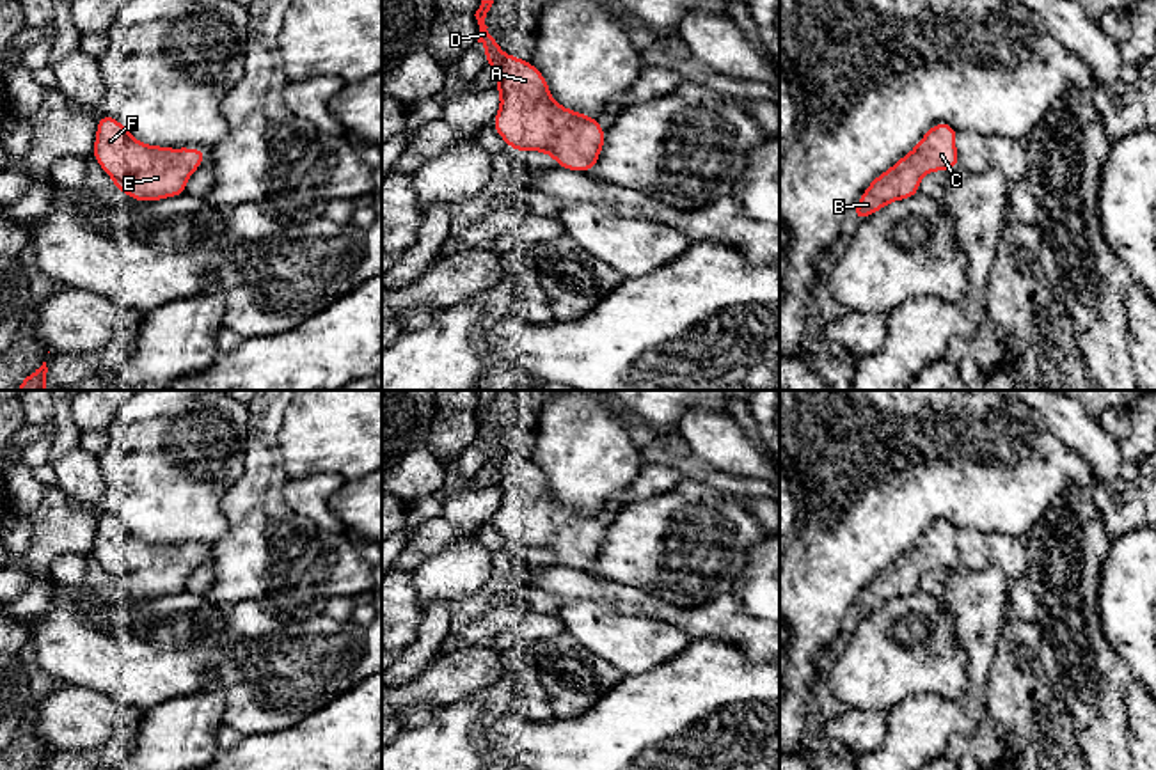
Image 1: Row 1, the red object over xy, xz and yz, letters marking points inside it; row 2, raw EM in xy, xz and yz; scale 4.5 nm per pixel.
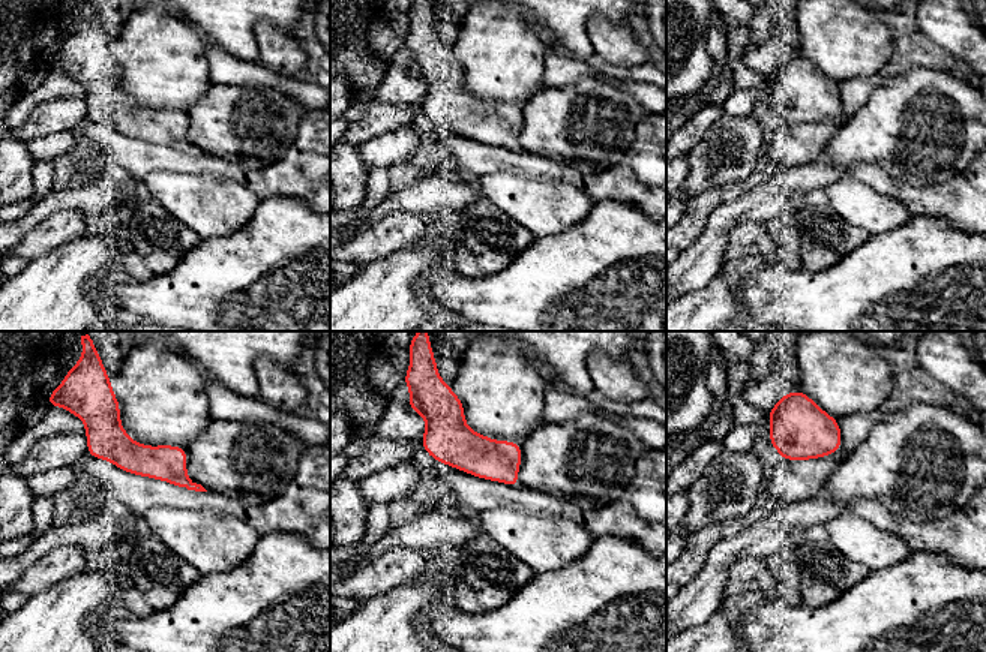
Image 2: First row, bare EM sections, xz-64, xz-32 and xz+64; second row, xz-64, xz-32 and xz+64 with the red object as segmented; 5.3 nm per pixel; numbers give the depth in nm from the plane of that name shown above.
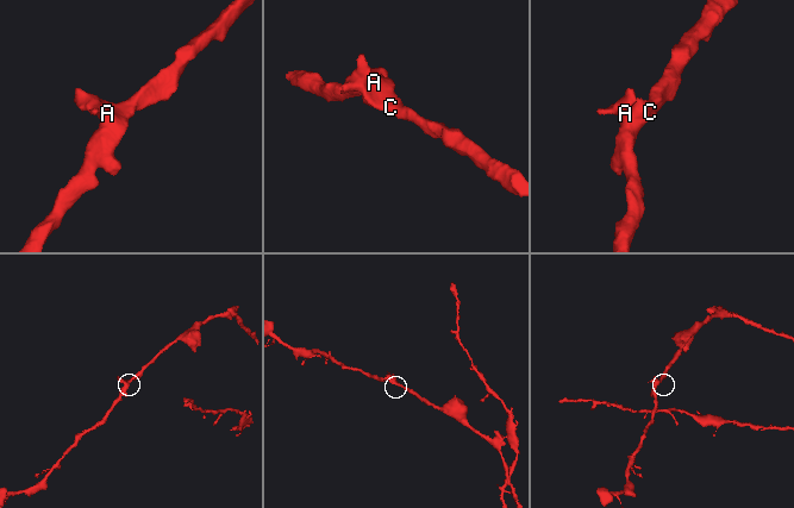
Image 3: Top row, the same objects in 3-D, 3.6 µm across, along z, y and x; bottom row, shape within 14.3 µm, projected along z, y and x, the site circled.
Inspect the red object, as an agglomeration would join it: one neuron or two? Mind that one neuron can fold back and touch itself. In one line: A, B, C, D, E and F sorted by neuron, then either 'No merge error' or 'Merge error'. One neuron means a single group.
Groups: A B C D E F. No merge error

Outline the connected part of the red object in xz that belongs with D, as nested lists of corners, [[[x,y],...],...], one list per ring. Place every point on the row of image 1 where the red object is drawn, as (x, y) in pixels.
[[[481,0],[476,11],[478,43],[485,46],[485,66],[492,66],[499,82],[501,108],[490,122],[511,151],[542,151],[561,169],[588,172],[597,167],[606,130],[595,117],[574,112],[550,98],[545,76],[531,64],[499,50],[499,41],[485,25],[494,0]]]

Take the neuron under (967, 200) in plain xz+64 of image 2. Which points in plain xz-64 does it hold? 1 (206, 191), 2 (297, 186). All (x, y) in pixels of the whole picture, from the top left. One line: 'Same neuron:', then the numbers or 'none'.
Same neuron: 2

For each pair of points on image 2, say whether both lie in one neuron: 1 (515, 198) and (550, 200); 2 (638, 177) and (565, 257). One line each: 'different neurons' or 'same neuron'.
1: same neuron
2: different neurons

